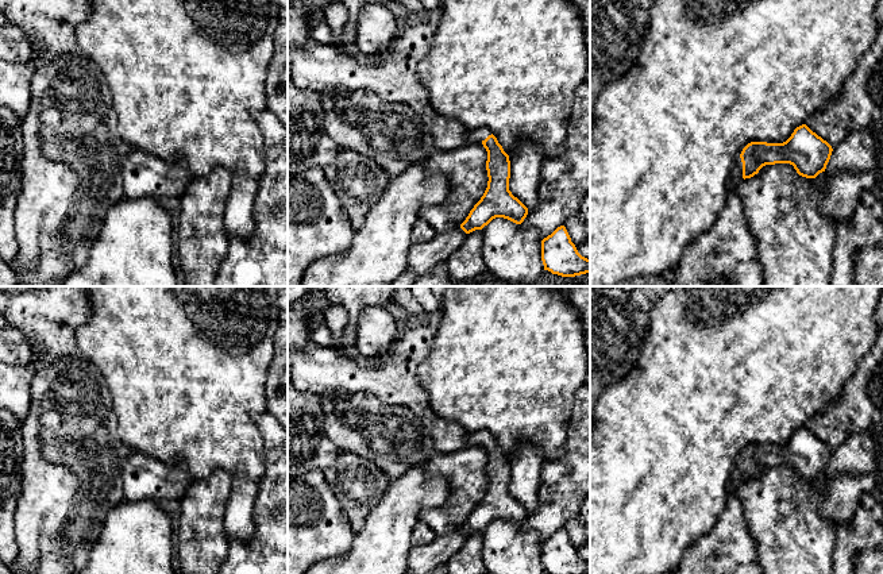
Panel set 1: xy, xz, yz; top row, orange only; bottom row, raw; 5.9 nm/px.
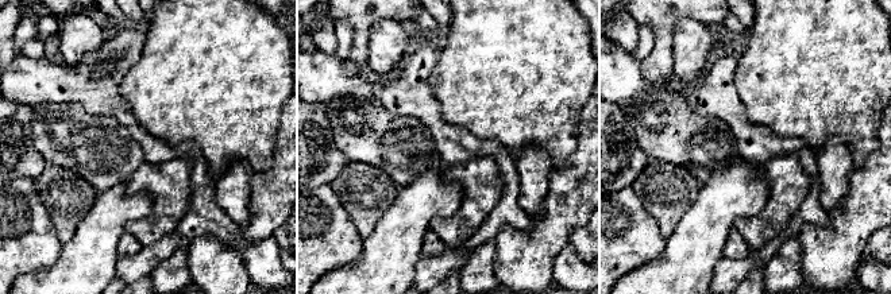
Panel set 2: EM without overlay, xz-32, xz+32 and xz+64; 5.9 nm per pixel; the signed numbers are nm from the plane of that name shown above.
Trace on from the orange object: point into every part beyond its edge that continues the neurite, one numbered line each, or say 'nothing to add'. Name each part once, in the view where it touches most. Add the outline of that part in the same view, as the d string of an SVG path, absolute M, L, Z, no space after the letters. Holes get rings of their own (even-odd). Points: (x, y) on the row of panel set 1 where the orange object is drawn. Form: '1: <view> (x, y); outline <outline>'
1: yz (736, 177); outline M739 157L736 159L736 163L734 163L734 169L733 169L733 173L730 176L730 181L729 181L729 186L733 186L737 189L737 186L740 185L740 182L743 181L743 162L741 162L741 158Z

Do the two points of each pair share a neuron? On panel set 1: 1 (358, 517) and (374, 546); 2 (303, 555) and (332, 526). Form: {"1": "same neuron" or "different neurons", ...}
{"1": "different neurons", "2": "same neuron"}

